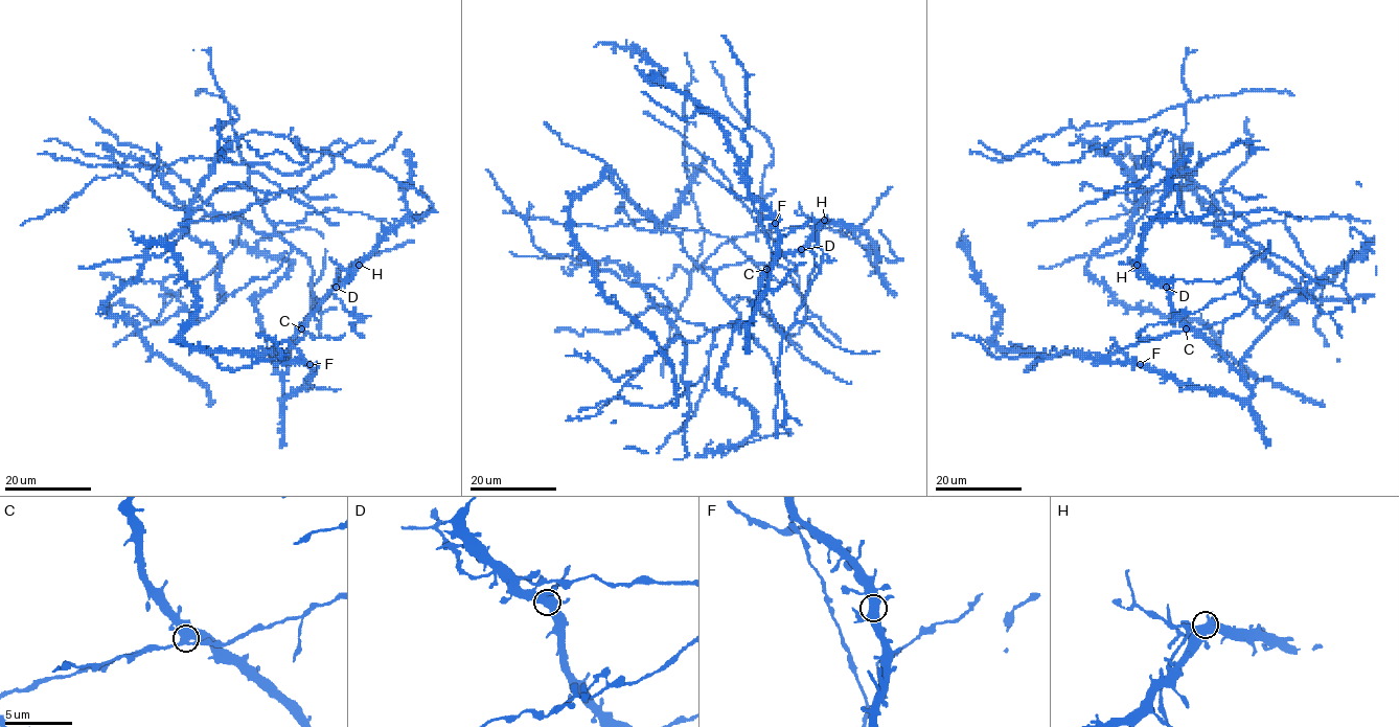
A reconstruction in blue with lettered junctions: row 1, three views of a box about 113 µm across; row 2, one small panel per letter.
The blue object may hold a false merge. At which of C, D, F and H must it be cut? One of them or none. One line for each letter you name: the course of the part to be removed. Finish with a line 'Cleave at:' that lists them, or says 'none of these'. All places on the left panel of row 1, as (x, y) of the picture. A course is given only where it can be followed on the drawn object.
Cleave at: none of these

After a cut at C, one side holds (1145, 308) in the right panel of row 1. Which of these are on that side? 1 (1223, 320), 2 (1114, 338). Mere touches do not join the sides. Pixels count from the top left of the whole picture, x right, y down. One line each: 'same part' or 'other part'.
1: other part
2: same part

